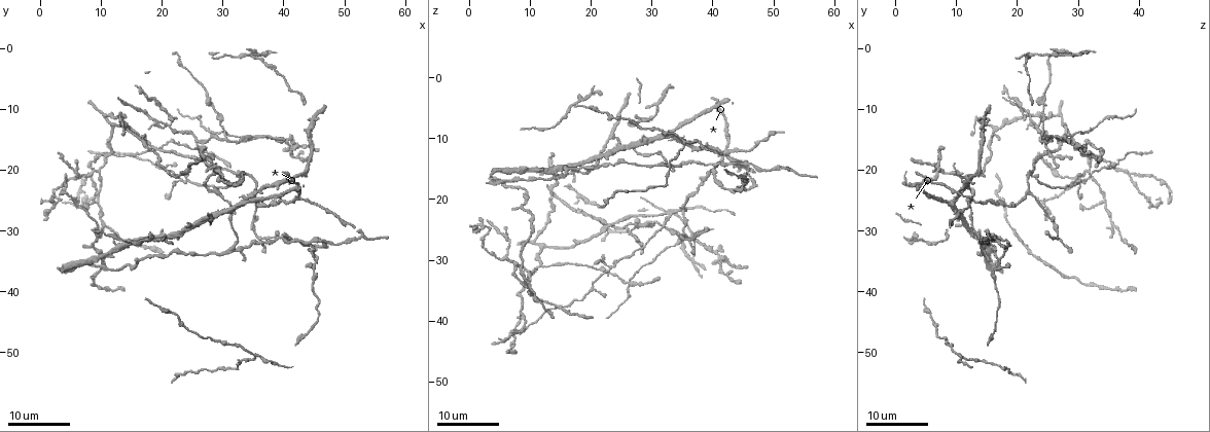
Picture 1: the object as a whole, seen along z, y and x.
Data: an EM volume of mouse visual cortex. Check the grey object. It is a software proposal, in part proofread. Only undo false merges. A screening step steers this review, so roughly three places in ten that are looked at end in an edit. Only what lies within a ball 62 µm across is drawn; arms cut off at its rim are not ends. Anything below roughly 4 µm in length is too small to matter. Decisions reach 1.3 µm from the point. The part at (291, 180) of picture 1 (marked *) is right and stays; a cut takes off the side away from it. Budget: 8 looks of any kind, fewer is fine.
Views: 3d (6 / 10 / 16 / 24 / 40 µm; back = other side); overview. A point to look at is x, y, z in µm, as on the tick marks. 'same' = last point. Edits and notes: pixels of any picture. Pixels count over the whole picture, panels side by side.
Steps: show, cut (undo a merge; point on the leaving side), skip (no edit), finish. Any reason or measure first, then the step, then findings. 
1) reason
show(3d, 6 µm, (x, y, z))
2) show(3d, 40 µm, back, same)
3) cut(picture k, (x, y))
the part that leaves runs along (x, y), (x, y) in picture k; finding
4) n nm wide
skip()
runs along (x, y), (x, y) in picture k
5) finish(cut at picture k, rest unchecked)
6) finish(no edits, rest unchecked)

three arms meet
show(3d, 24 µm, (30.5, 15.0, 23.5))

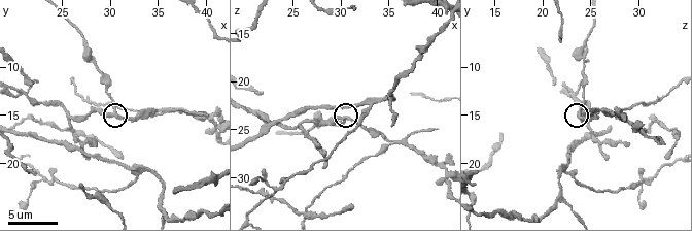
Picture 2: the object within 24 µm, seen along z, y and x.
show(3d, 6 µm, (30.4, 15.0, 23.8))

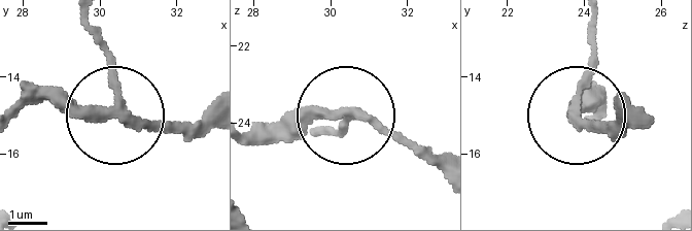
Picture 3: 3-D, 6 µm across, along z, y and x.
3 arms
cut(picture 3, (114, 62))
the part that leaves runs along (123, 110), (93, 26) in picture 3; a second neuron is stuck on

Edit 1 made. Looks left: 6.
three arms meet
show(3d, 6 µm, (36.8, 14.2, 26.4))

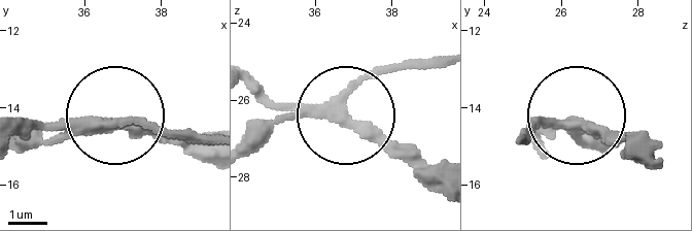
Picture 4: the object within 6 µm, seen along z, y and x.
show(3d, 6 µm, back, (36.70, 14.45, 26.30))

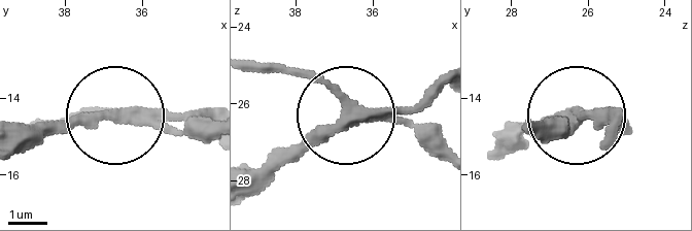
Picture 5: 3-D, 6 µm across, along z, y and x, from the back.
side arm 13 µm
cut(picture 5, (189, 133))
the part that leaves runs along (136, 116), (212, 126) in picture 5; two neurons meet here

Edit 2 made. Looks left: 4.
show(overview)

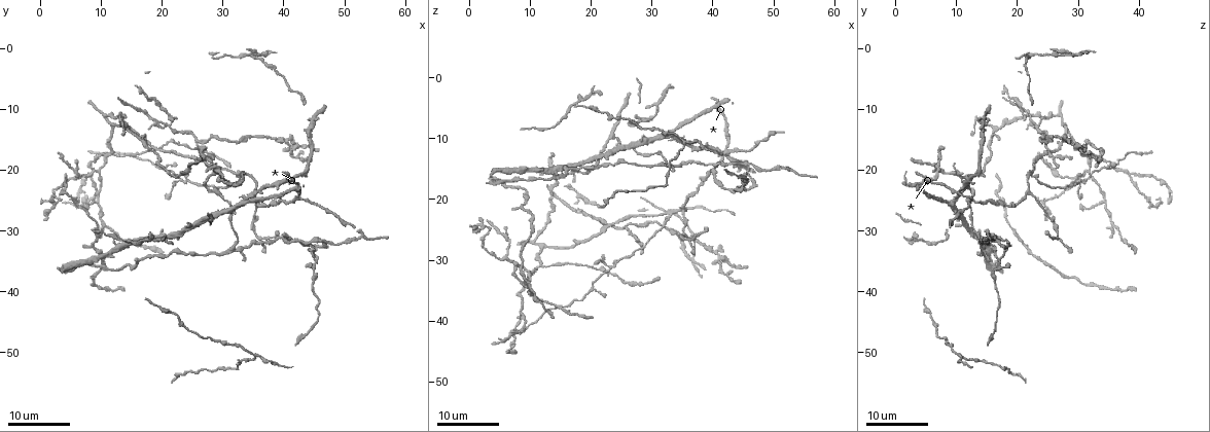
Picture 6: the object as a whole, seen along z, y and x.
two arms at a narrow angle
show(3d, 24 µm, (42.0, 16.5, 30.0))

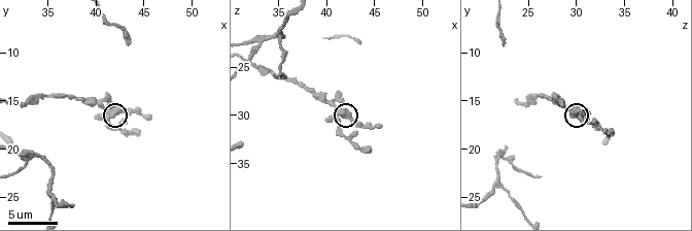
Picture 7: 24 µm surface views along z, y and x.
show(3d, 10 µm, (41.8, 16.4, 30.0))

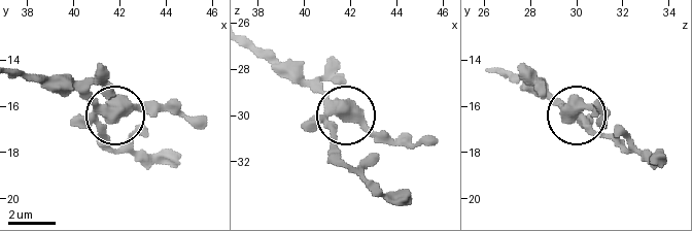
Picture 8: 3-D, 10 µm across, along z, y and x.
side arm 5 µm
skip()
runs along (22, 72), (69, 78), (122, 111), (162, 111) in picture 8; continuous, no second neuron

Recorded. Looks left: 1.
thin arm on a thick one
show(3d, 16 µm, (20.4, 12.4, 22.8))

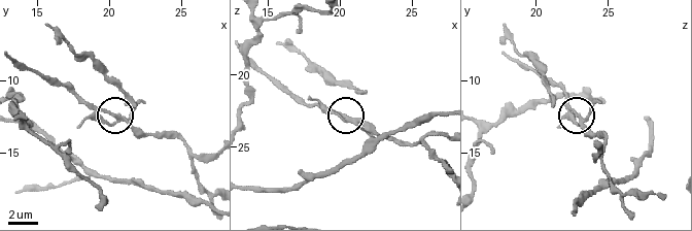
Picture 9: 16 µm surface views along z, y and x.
3 arms
skip()
one neuron here

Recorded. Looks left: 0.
finish(cut at picture 3, cut at picture 5, rest unchecked)

